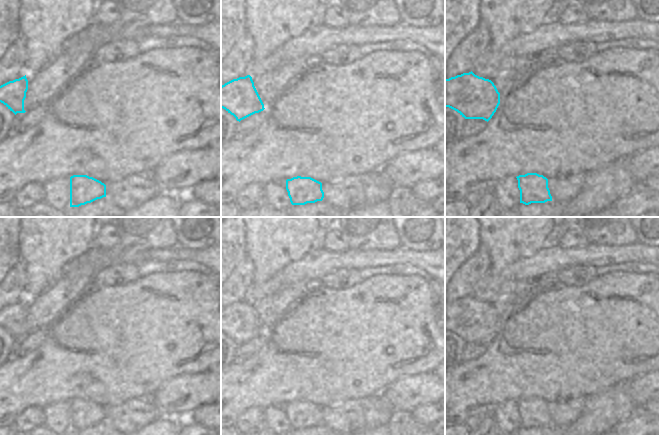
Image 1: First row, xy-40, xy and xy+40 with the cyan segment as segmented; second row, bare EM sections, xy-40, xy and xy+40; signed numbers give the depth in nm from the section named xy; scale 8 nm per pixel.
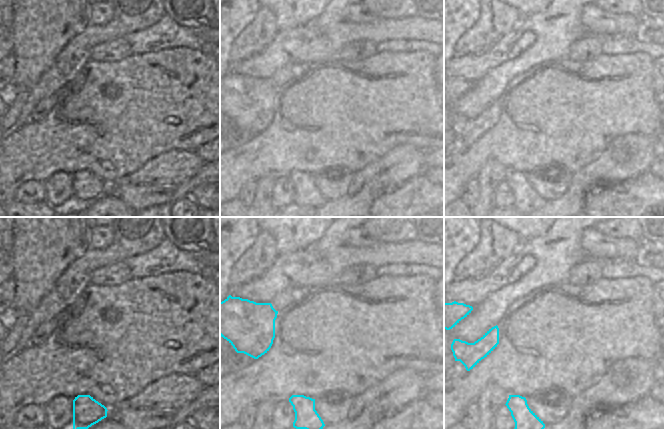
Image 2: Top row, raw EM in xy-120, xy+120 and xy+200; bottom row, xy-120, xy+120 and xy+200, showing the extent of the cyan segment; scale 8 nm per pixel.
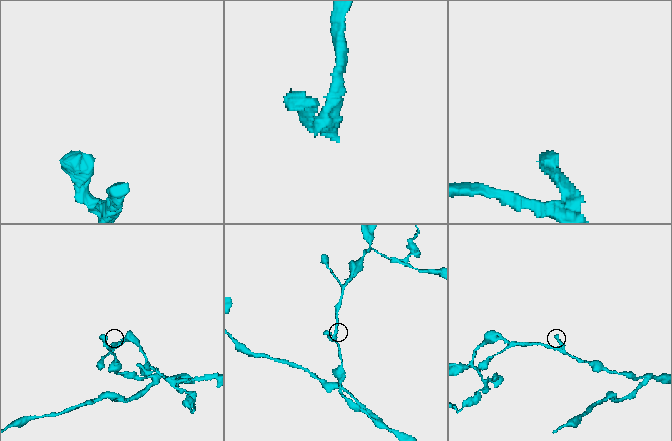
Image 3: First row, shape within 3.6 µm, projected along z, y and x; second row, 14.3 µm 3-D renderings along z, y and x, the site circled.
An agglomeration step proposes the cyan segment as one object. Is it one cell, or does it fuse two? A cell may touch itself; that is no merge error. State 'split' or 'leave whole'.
leave whole

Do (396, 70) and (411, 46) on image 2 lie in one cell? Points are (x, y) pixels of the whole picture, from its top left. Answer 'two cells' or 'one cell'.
two cells

